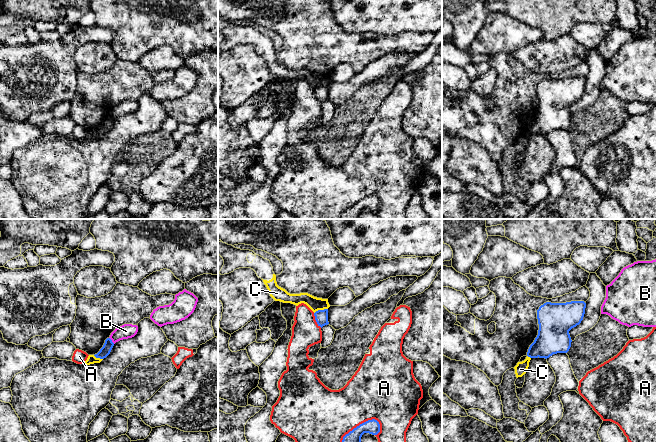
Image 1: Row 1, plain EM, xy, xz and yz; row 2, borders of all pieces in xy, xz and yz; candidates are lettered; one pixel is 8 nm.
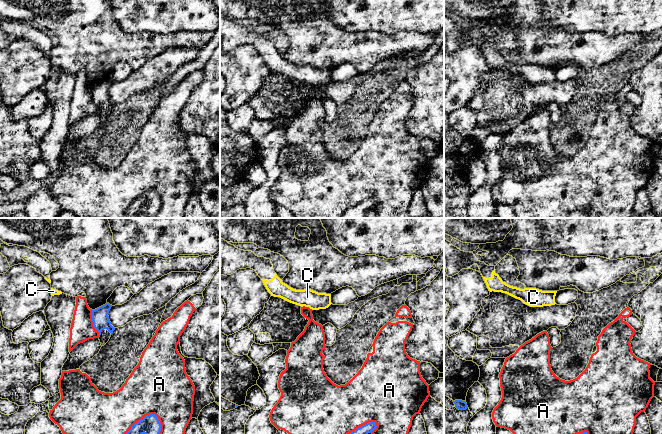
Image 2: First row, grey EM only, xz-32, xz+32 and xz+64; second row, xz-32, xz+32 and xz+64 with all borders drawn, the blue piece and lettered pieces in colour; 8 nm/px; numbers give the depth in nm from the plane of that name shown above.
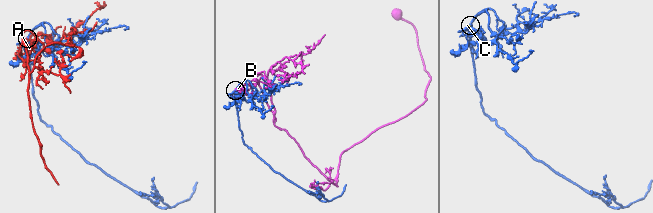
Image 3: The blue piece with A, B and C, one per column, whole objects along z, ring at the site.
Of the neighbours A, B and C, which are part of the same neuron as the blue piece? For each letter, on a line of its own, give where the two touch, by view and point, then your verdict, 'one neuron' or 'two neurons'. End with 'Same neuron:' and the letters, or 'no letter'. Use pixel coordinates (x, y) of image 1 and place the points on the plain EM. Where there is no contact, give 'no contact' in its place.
A: xz (315, 95) | two neurons
B: xy (111, 116) | two neurons
C: xz (320, 86) | two neurons
Same neuron: no letter

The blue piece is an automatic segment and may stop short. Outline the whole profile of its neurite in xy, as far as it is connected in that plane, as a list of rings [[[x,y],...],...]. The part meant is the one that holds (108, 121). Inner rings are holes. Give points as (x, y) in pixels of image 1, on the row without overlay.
[[[107,114],[107,115],[105,116],[105,119],[104,119],[103,123],[102,123],[102,124],[100,125],[100,127],[99,127],[97,130],[95,130],[94,132],[95,132],[96,134],[100,134],[100,135],[106,134],[106,133],[110,130],[110,128],[111,128],[111,126],[112,126],[113,122],[114,122],[114,119],[112,118],[112,116],[111,116],[110,114]]]

